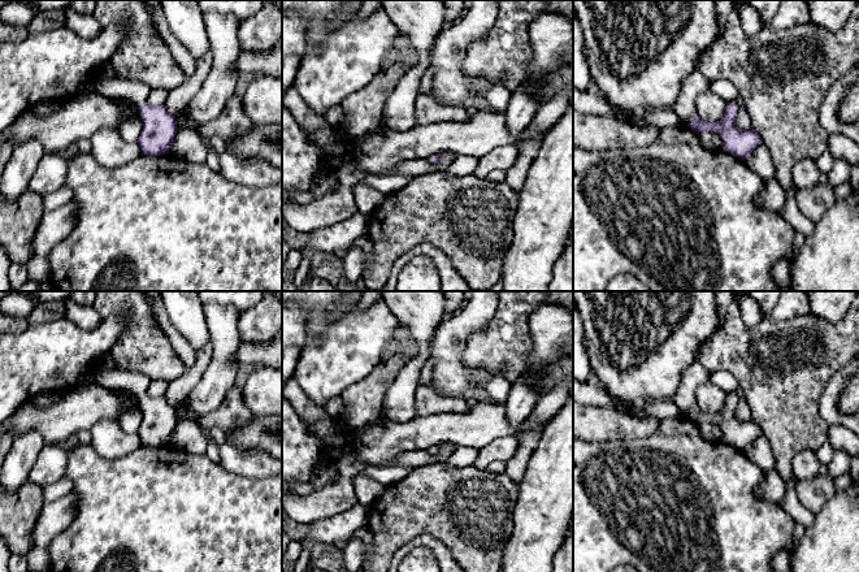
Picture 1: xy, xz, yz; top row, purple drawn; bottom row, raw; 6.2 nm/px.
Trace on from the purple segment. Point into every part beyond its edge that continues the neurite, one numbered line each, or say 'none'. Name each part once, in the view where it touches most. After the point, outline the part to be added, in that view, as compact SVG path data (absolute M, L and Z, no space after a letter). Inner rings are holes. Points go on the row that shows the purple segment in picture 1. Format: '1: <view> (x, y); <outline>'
1: xy (118, 87); M118 75L113 78L99 77L95 91L107 98L131 100L138 107L147 103L151 87L143 82L123 79Z

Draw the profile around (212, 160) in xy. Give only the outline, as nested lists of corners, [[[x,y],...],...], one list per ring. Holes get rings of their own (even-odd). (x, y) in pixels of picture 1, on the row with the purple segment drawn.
[[[209,147],[207,159],[205,159],[205,164],[217,173],[221,173],[221,168],[220,168],[220,155]]]

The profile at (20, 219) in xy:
[[[30,188],[16,200],[0,192],[0,244],[6,250],[12,263],[26,264],[31,259],[32,239],[44,213],[43,196]]]

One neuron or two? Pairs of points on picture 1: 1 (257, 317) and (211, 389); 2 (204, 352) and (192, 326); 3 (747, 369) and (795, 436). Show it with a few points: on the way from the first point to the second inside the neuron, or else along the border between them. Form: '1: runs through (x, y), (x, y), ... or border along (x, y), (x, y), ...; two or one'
1: border along (238, 312), (238, 333), (241, 339); two
2: border along (209, 339), (195, 351); two
3: runs through (764, 386), (786, 408), (789, 419); one

